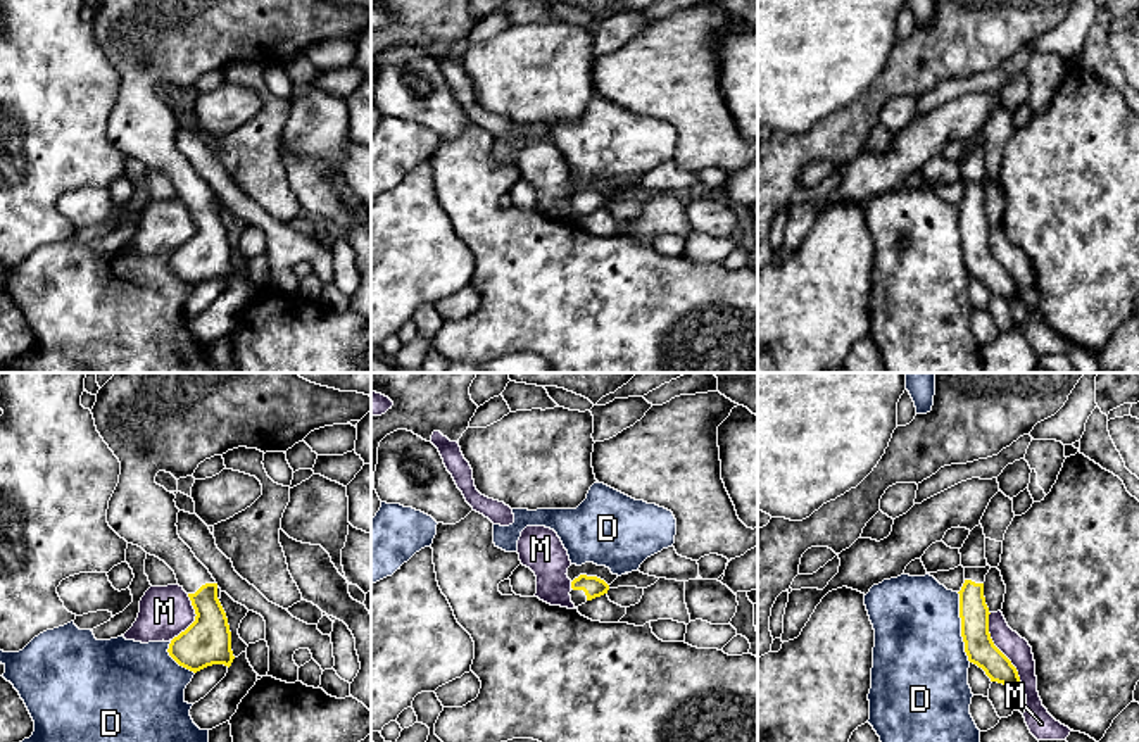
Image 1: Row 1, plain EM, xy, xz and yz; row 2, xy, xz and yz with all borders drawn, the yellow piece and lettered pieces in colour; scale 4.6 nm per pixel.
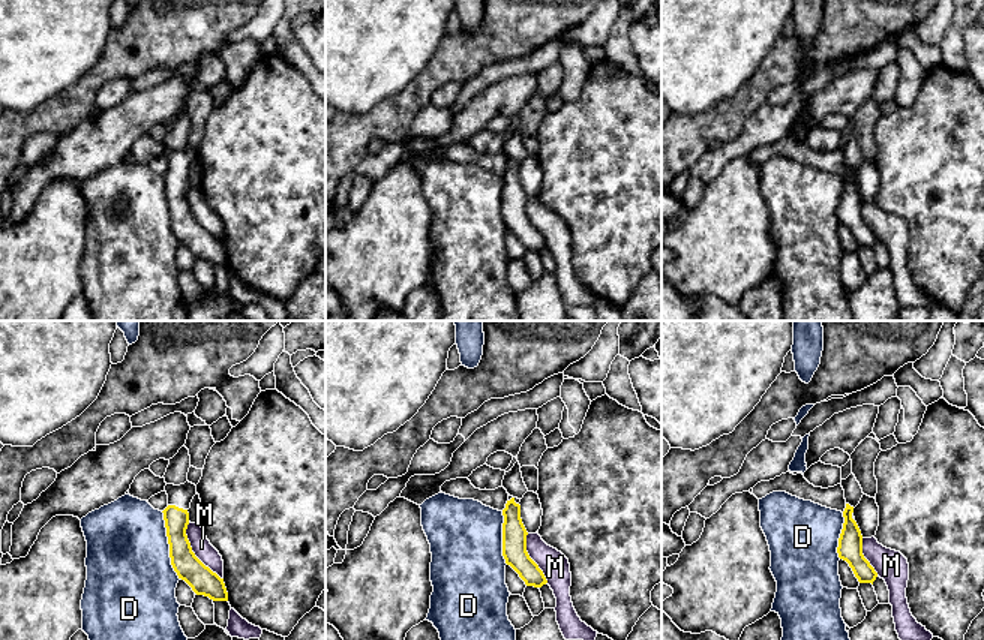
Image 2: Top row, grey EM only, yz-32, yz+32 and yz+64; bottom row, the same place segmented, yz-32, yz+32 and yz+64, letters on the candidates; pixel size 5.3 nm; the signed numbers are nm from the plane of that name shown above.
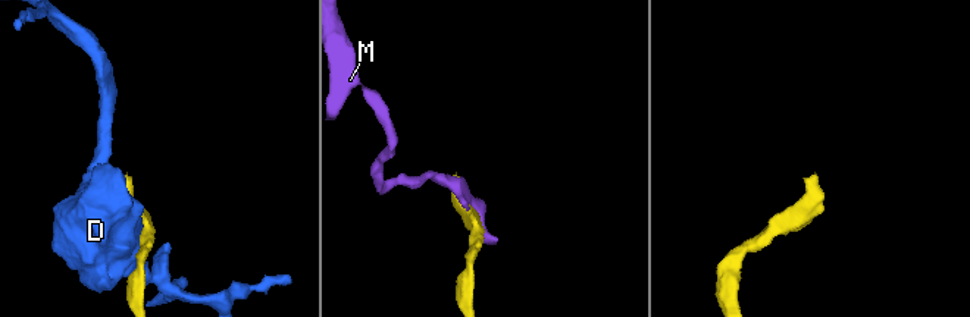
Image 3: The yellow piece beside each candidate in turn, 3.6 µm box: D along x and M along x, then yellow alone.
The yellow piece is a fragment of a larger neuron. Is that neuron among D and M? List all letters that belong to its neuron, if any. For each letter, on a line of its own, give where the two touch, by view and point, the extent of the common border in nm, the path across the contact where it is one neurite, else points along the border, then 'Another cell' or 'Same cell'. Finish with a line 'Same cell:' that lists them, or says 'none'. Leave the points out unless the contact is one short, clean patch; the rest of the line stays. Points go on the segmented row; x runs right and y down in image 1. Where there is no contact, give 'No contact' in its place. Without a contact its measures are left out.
D: Touches yellow at yz (962, 627). Shared border 340 nm. Another cell
M: Touches yellow at yz (1000, 651). Shared border 380 nm. Another cell
Same cell: none

